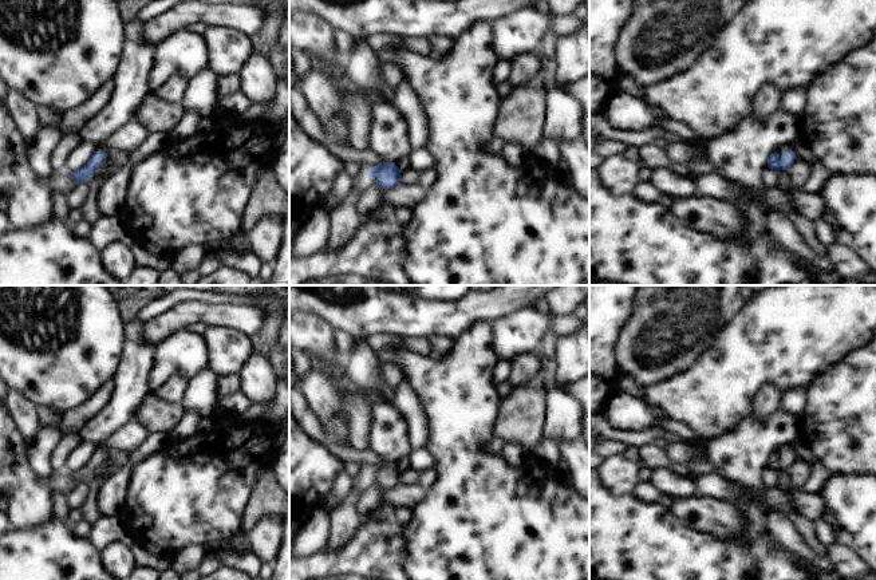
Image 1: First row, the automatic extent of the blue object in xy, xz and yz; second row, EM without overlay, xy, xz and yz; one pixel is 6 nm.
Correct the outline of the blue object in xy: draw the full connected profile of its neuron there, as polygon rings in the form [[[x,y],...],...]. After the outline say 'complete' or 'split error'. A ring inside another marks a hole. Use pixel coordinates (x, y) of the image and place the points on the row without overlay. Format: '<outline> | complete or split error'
[[[96,443],[95,451],[91,455],[90,461],[83,467],[80,467],[79,470],[71,473],[71,477],[78,484],[86,484],[94,476],[96,469],[106,462],[106,458],[111,453],[113,453],[113,450],[106,447],[103,443]]] | split error

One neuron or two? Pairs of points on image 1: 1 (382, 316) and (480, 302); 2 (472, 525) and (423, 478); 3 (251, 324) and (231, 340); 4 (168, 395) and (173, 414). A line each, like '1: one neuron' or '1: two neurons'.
1: one neuron
2: two neurons
3: two neurons
4: two neurons

